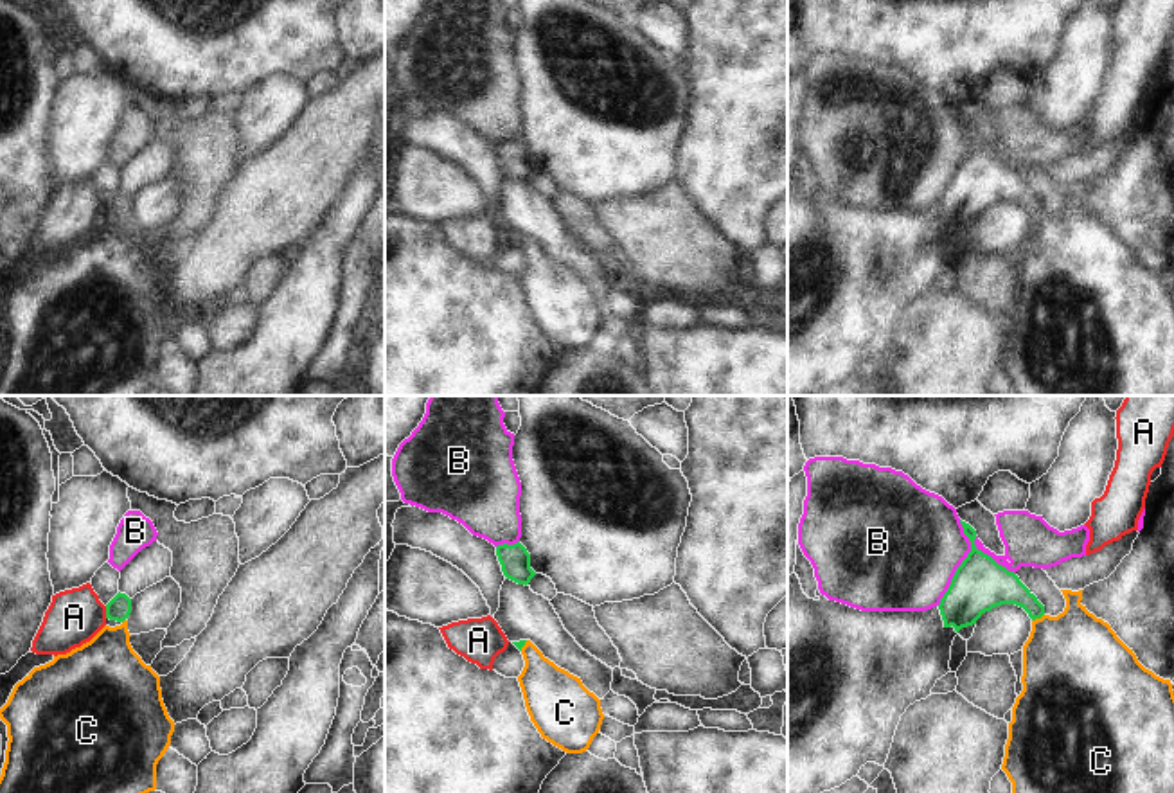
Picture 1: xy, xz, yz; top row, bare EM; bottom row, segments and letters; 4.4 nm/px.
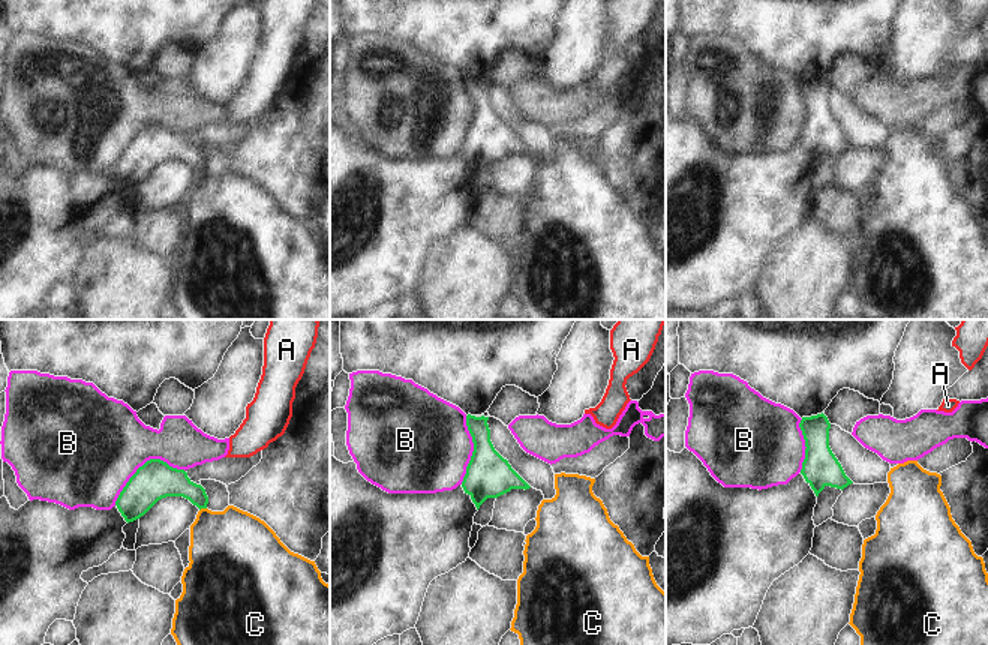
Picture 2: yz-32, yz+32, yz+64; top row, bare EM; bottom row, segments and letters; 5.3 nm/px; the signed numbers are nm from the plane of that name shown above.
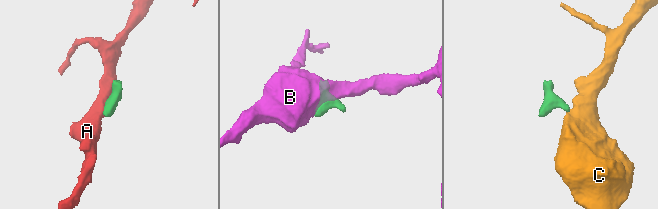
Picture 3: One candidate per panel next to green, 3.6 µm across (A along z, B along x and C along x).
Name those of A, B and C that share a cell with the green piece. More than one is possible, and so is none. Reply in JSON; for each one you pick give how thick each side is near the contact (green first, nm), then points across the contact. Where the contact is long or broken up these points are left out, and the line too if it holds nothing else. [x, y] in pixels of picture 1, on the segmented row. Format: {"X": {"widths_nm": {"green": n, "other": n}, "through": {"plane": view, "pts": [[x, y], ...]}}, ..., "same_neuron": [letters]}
{"C": {"widths_nm": {"green": 190, "other": 440}, "through": {"plane": "yz", "pts": [[993, 585], [1016, 592], [1038, 617], [1070, 662]]}}, "same_neuron": ["C"]}

